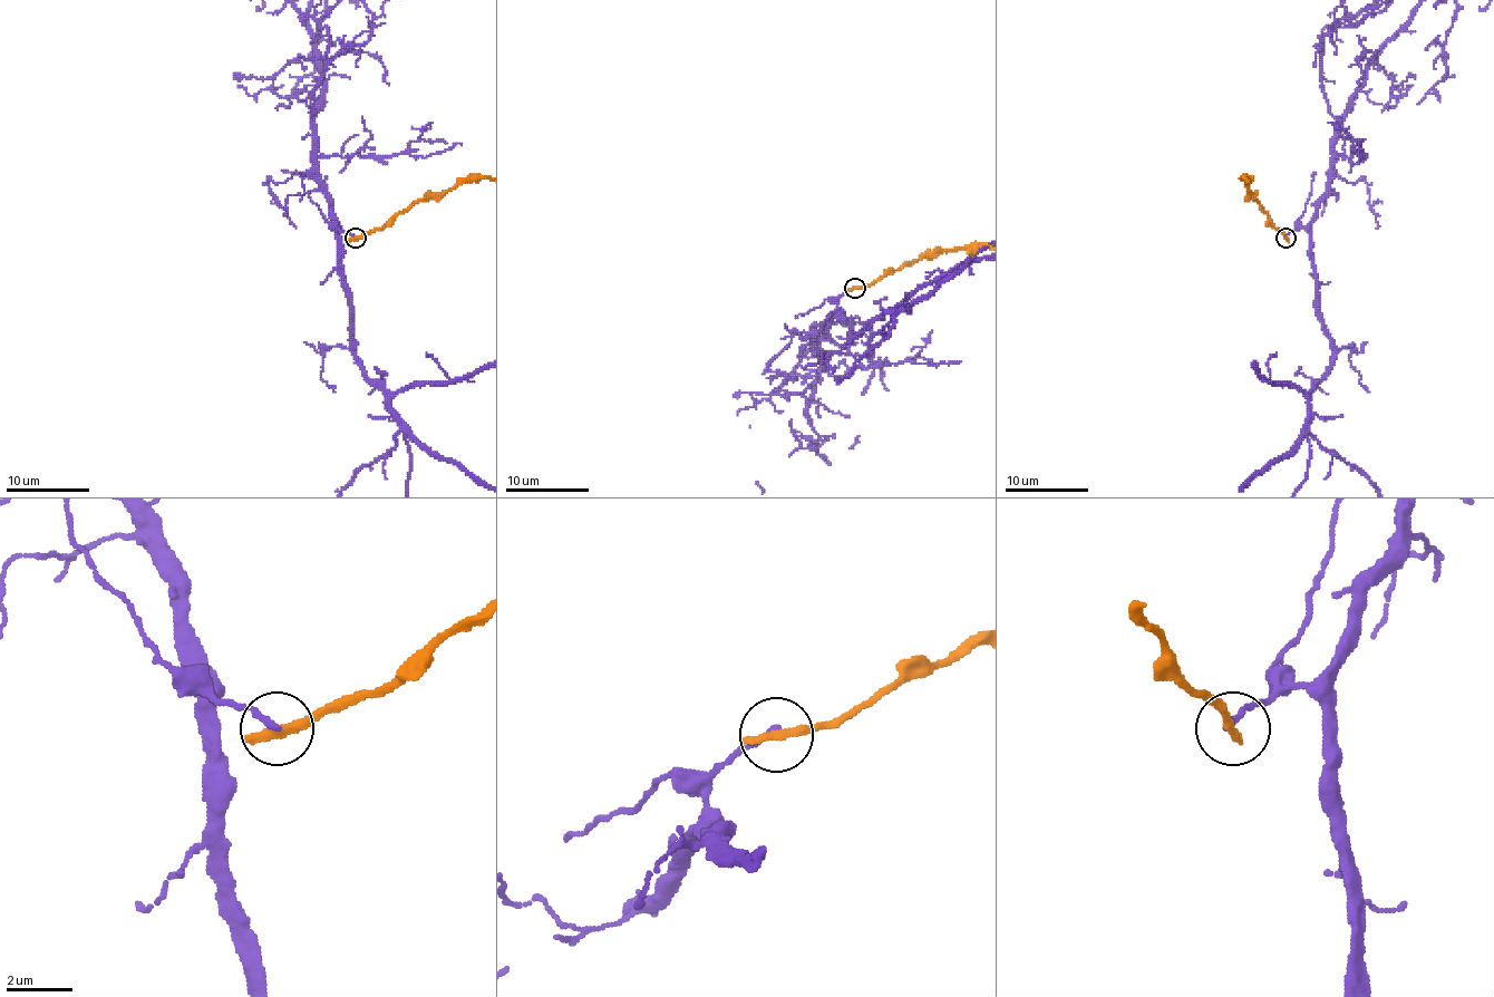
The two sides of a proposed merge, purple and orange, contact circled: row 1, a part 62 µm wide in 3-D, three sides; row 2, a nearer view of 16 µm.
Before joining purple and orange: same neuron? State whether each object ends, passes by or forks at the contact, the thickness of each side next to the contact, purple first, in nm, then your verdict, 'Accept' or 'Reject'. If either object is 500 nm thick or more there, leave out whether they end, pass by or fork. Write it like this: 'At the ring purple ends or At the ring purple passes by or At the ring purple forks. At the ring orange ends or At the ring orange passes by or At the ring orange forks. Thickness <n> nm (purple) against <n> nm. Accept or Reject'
At the ring purple ends. At the ring orange ends. Thickness 200 nm (purple) against 360 nm. Reject

